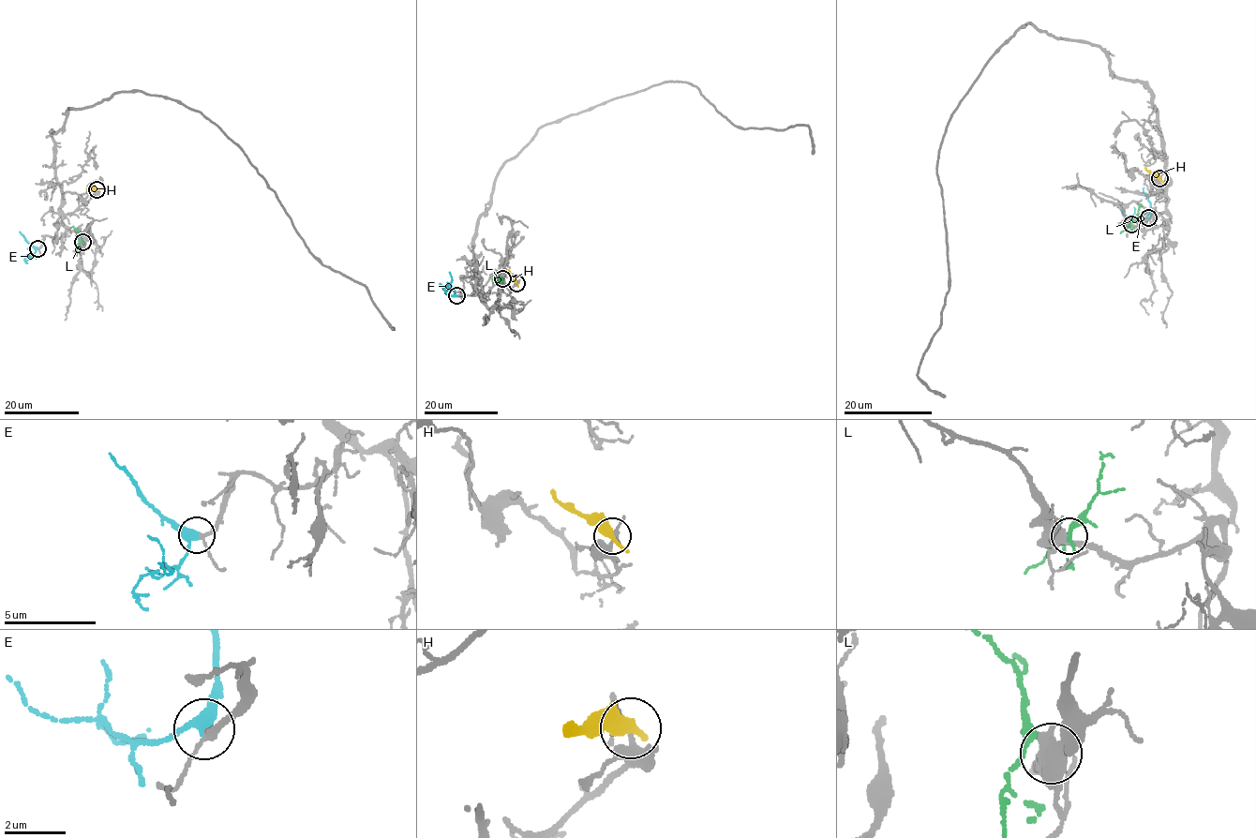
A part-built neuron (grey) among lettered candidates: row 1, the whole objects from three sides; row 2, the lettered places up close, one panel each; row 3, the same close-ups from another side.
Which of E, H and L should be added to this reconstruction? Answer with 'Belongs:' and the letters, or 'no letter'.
Belongs: E

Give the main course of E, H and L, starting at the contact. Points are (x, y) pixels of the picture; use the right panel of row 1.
E: (1148, 216), (1133, 216), (1140, 227)
H: (1159, 178), (1145, 167)
L: (1130, 224), (1139, 206), (1142, 205)

